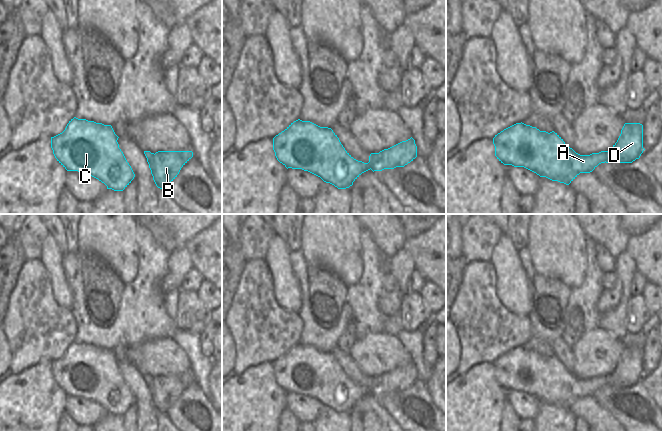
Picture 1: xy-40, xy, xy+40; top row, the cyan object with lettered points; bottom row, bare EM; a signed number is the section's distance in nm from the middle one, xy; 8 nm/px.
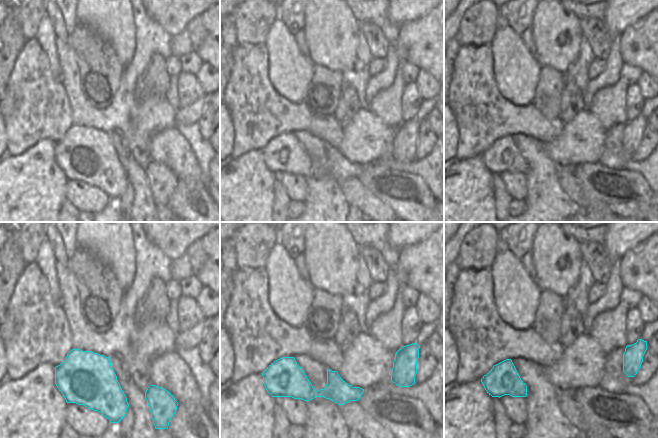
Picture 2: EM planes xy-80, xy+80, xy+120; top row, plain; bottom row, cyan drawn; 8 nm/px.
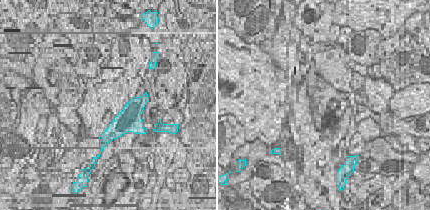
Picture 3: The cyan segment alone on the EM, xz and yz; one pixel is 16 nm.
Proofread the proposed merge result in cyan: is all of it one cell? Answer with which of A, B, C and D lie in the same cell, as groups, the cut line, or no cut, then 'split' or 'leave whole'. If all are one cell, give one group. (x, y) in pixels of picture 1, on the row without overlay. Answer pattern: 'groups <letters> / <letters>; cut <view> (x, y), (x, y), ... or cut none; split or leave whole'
groups A C / B D; cut xy (378, 377), (370, 392); split

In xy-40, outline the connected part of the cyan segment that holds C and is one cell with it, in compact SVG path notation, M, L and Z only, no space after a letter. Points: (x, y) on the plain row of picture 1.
M74 341L65 354L51 361L57 385L67 395L90 399L107 410L123 415L135 398L117 366L111 349Z

